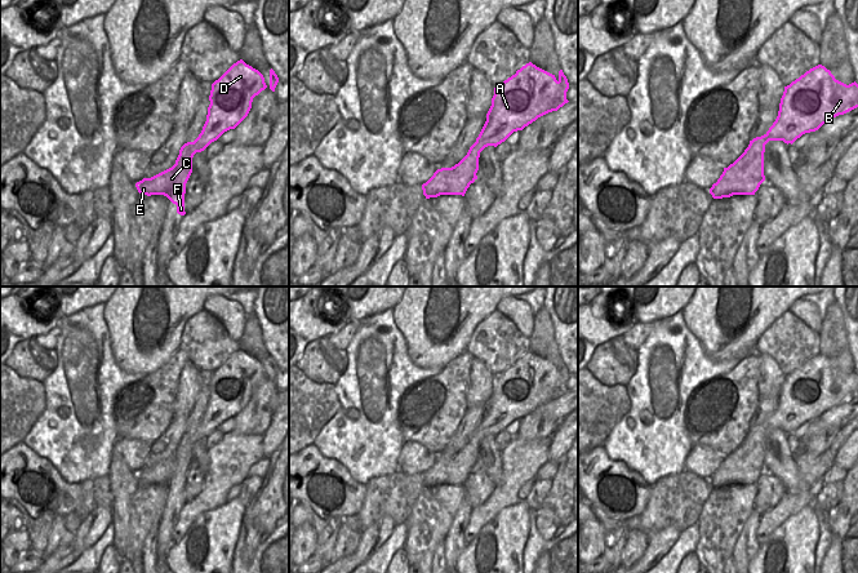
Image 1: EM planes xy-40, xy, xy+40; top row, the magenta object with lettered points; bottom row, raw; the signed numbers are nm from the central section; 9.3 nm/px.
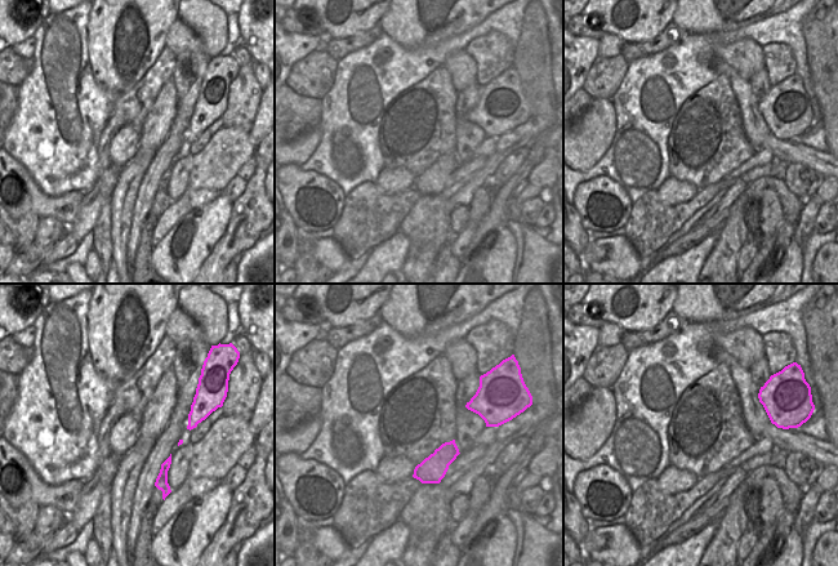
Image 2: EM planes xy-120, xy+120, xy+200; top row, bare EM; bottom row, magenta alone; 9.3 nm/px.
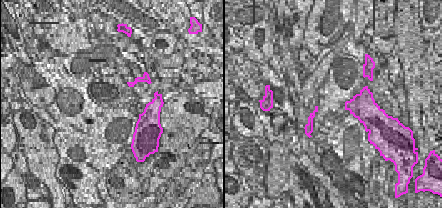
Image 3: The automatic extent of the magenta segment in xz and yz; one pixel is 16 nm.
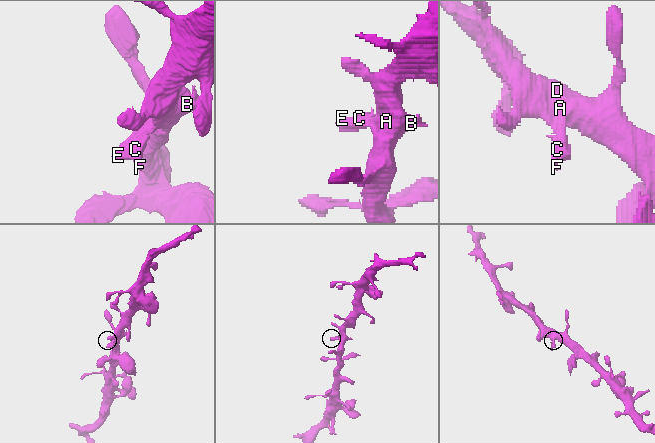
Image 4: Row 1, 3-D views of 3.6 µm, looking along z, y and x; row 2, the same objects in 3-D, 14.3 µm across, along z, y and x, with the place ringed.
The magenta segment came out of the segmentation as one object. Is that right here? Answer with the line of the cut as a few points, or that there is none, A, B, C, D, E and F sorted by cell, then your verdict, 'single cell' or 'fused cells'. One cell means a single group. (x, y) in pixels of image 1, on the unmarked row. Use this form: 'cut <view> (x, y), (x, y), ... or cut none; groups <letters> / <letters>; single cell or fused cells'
cut none; groups A B C D E F; single cell

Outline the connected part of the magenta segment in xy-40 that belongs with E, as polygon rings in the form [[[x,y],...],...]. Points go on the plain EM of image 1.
[[[243,348],[234,352],[212,373],[206,410],[194,431],[185,432],[175,453],[135,472],[141,484],[164,484],[185,505],[186,472],[192,462],[192,447],[217,430],[224,421],[235,418],[249,403],[255,385],[267,377],[263,364]]]

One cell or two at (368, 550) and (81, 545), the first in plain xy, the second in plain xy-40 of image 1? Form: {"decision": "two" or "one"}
{"decision": "one"}

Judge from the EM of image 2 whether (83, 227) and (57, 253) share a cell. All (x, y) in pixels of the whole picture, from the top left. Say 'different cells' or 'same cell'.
different cells

